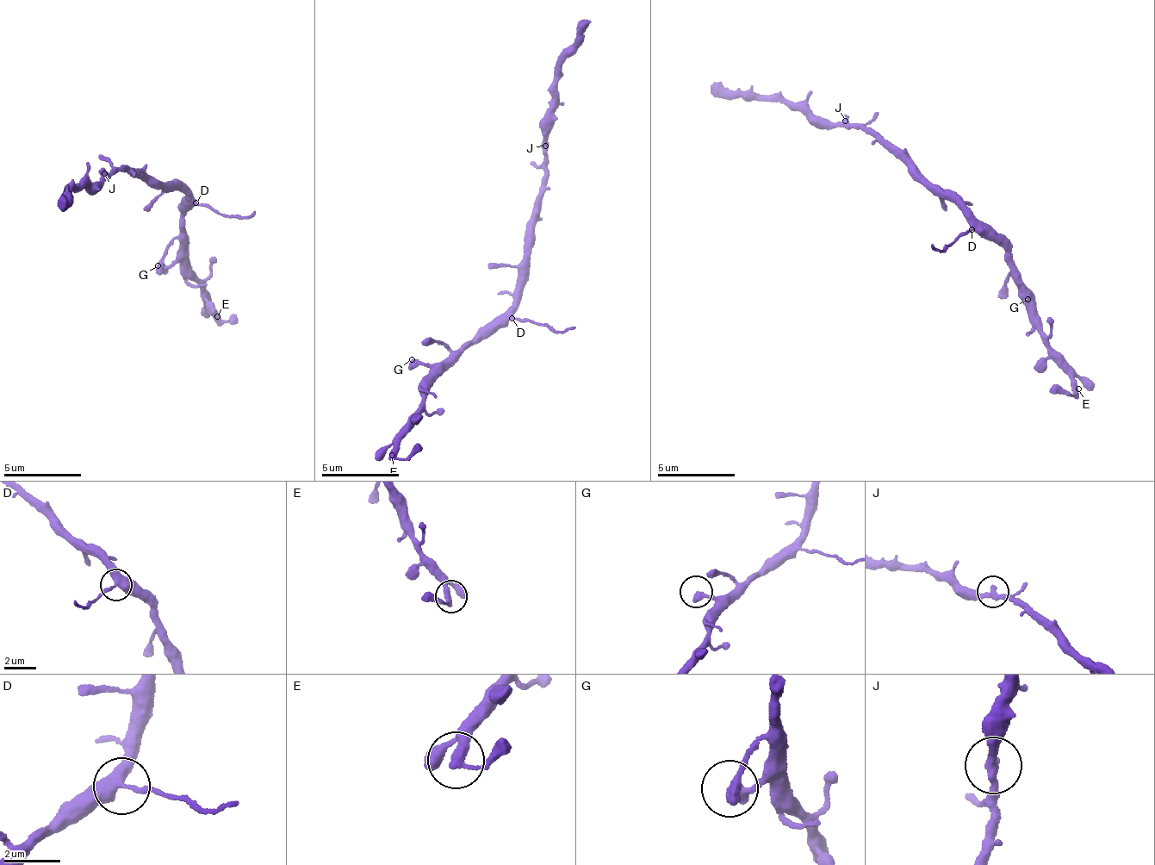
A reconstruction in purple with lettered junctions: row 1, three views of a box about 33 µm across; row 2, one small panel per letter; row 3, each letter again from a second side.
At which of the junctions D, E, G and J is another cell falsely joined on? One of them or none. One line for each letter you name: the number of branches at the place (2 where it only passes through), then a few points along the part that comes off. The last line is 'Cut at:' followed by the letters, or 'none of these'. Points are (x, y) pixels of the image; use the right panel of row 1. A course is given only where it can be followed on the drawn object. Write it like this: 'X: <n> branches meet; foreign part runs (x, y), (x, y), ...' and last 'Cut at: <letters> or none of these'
Cut at: none of these

